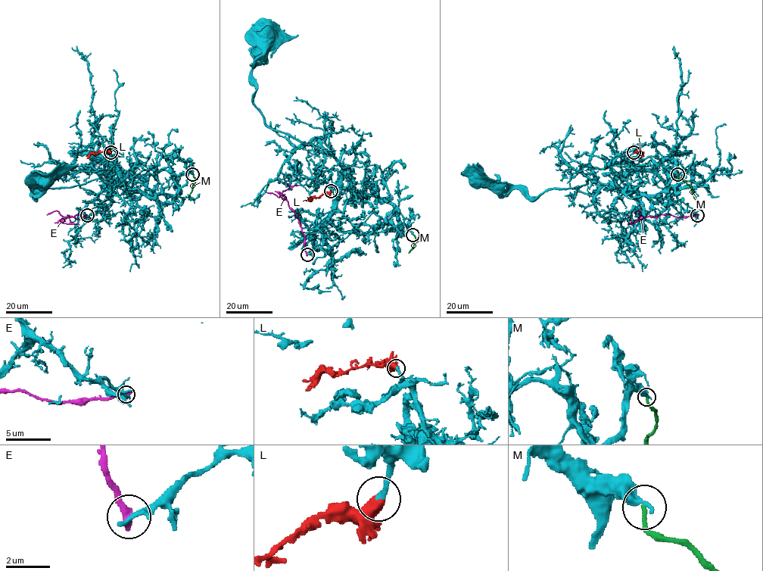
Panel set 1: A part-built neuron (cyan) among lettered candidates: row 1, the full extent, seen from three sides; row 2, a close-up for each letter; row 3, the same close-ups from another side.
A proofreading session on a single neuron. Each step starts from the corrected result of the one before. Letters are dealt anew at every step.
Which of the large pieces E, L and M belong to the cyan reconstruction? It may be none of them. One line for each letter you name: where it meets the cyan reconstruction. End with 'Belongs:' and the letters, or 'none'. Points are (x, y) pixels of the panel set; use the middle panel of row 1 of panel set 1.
L: Touches cyan at (331, 191)
Belongs: L

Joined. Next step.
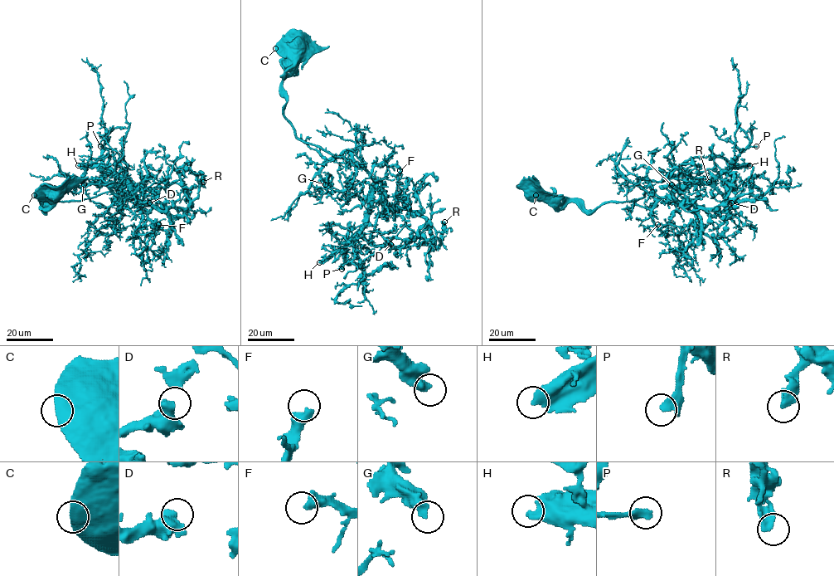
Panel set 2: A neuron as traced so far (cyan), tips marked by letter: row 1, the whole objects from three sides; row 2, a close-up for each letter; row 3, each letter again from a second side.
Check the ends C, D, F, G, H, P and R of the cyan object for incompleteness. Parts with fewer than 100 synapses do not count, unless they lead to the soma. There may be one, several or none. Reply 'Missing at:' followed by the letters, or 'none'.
Missing at: H

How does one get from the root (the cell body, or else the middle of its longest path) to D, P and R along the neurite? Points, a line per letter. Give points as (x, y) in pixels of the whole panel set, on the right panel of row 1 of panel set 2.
D: (535, 192), (592, 210), (647, 192), (661, 198), (710, 184), (724, 206), (731, 202)
P: (535, 192), (591, 210), (634, 201), (647, 192), (664, 197), (680, 187), (708, 184), (756, 146)
R: (535, 192), (591, 210), (634, 201), (647, 192), (695, 207), (718, 207), (730, 187), (713, 177), (709, 182)

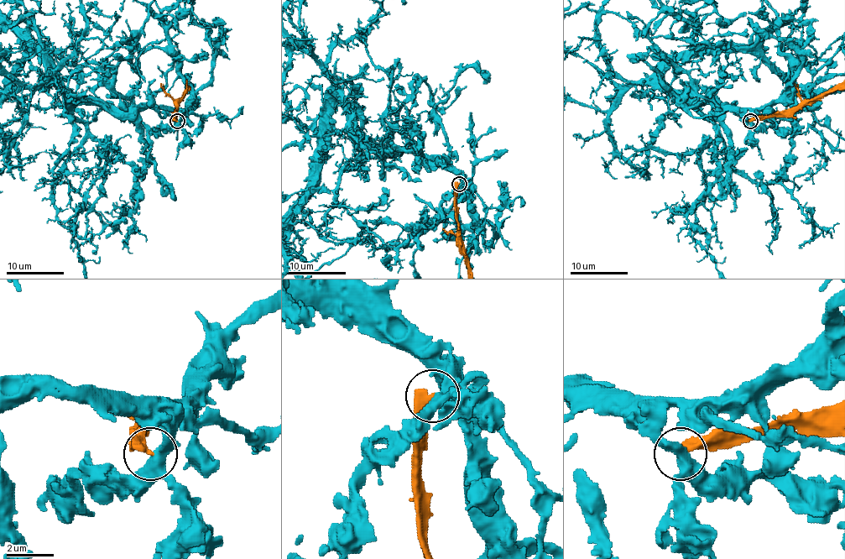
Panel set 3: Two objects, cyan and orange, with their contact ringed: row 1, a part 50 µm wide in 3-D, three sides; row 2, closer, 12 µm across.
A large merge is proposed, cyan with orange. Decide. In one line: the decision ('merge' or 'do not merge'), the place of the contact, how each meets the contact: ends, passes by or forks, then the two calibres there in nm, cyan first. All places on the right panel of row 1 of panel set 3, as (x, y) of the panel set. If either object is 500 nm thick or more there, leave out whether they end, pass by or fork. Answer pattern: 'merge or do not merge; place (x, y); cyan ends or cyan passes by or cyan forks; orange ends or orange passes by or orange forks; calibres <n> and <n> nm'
do not merge; place (750, 121); cyan forks; orange ends; calibres 380 and 400 nm

